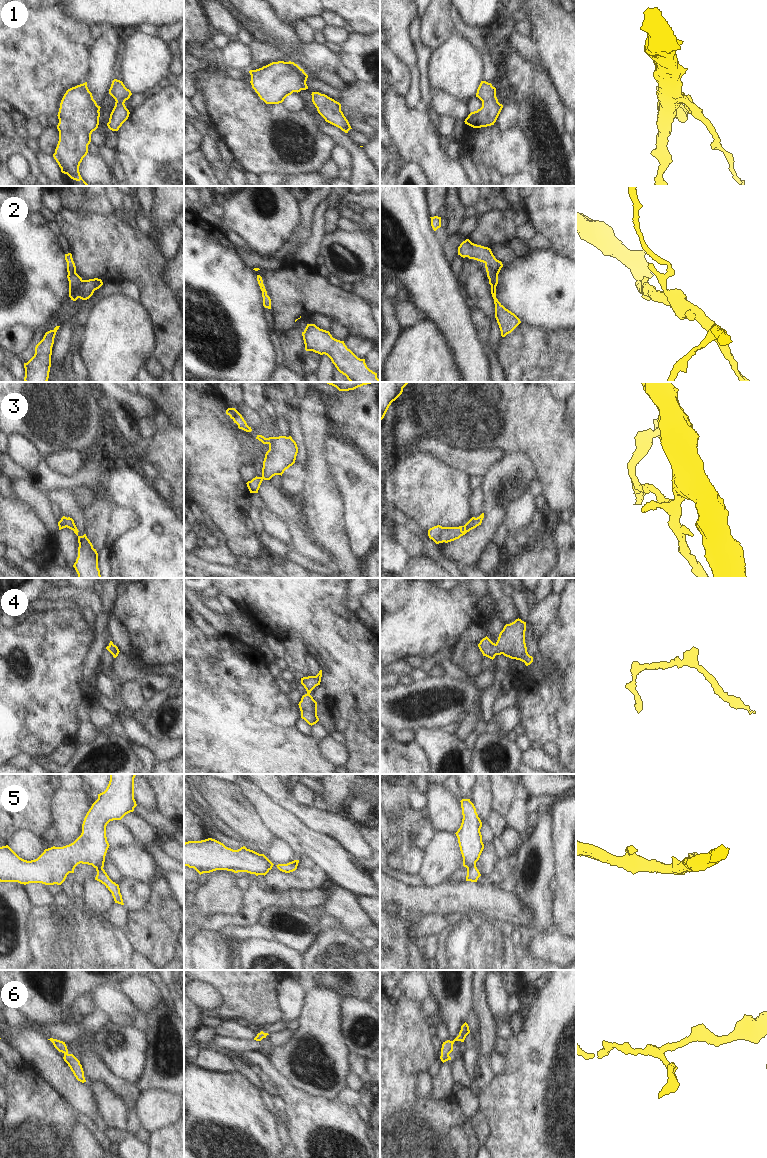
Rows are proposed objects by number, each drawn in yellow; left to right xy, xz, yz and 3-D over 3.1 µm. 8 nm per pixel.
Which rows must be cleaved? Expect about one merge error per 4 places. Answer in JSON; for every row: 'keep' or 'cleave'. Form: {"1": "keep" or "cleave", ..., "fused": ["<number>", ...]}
{"1": "keep", "2": "keep", "3": "keep", "4": "keep", "5": "cleave", "6": "keep", "fused": ["5"]}

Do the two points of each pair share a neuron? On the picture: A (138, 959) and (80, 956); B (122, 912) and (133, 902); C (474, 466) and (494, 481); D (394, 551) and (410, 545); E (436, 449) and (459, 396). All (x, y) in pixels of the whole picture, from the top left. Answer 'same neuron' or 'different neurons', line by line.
A: different neurons
B: different neurons
C: different neurons
D: different neurons
E: different neurons

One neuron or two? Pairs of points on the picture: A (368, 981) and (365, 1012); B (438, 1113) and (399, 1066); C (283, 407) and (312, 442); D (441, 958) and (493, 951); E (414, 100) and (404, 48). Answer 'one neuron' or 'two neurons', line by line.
A: two neurons
B: one neuron
C: two neurons
D: one neuron
E: one neuron

